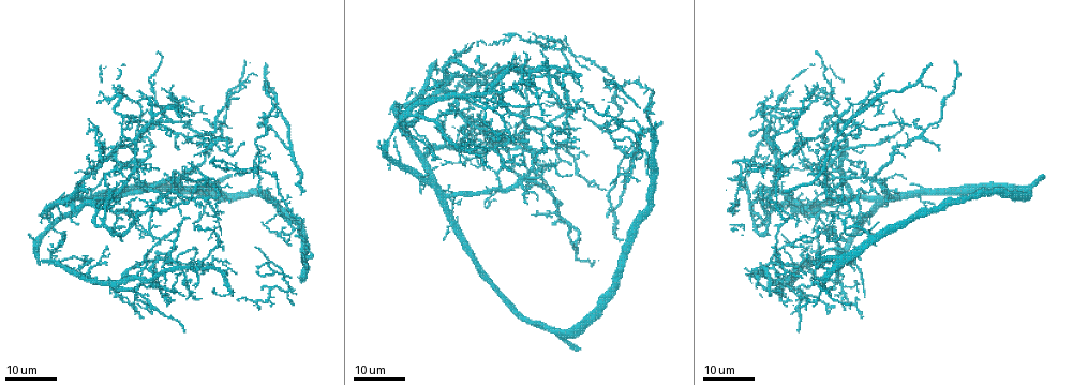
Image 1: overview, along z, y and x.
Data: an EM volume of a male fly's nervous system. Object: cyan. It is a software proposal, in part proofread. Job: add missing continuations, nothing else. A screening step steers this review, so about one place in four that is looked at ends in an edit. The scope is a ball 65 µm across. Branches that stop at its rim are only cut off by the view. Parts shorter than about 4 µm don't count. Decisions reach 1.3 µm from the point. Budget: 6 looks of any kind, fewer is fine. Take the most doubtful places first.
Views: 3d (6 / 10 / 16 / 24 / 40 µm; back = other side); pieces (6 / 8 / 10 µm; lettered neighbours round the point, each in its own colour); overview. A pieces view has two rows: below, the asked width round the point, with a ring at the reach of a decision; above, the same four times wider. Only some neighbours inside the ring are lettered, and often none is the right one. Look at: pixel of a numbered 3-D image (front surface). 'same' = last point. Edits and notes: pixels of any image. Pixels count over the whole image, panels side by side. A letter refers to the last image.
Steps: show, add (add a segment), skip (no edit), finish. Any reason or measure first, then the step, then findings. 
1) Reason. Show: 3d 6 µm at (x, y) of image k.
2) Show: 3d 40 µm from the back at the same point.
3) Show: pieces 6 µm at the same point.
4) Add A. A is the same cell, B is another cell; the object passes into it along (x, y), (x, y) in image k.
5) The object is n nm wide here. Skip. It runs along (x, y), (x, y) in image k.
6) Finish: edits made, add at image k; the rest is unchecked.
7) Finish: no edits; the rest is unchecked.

An open end. Show: 3d 24 µm at (865, 161) of image 1.

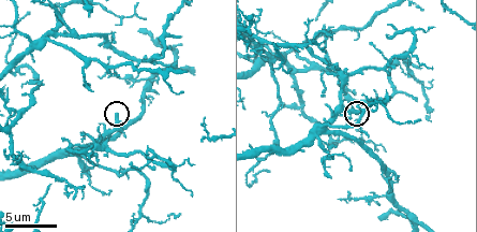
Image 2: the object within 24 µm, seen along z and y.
What lies round it. Show: pieces 6 µm at (115, 116) of image 2.

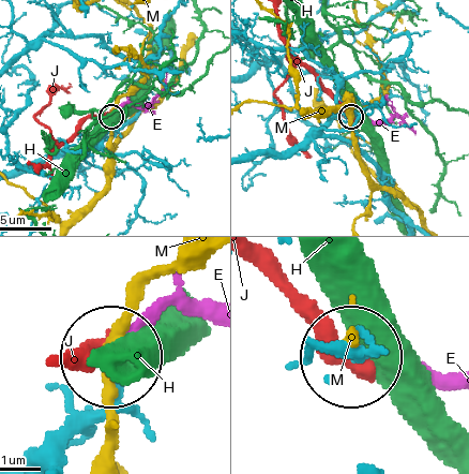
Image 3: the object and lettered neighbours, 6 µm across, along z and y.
Add E. E is the same cell, H, J and M are other cells; the cell continues.

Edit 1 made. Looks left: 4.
Show: overview.

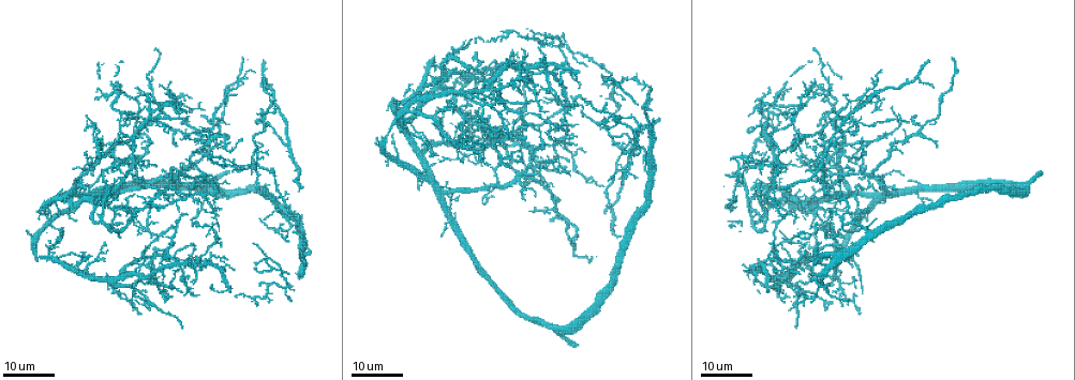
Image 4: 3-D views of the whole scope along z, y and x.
Branch stops here. Show: 3d 16 µm at (861, 290) of image 4.

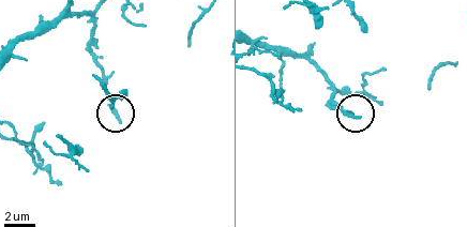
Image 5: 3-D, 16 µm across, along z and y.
Show: 3d 6 µm at (358, 118) of image 5.

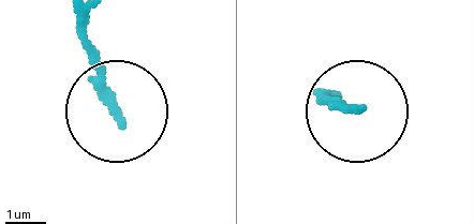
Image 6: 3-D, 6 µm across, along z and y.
What lies round it. Show: pieces 8 µm at (118, 117) of image 6.

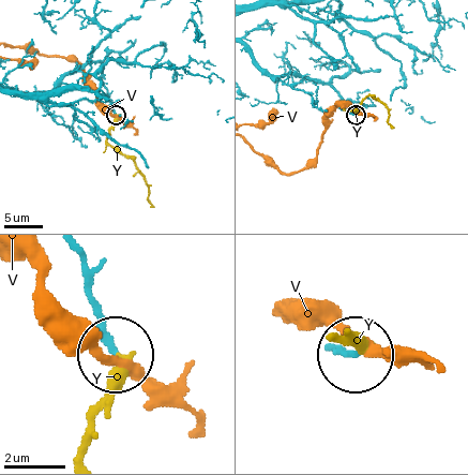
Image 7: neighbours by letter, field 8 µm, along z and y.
Add Y. Y is the same cell, V is another cell; the object passes into it along (84, 280), (122, 365), (86, 454) in image 7; the cell continues.

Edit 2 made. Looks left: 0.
Finish: edits made, add at image 3, add at image 7; the rest is unchecked.

